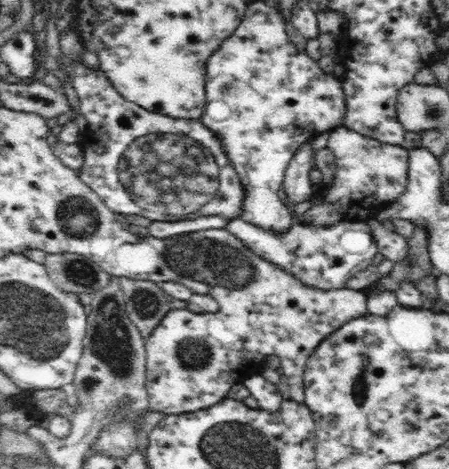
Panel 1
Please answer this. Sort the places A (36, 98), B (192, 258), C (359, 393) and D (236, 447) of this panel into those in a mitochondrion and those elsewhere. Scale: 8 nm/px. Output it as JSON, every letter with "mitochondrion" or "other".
{"A":"other","B":"mitochondrion","C":"other","D":"mitochondrion"}

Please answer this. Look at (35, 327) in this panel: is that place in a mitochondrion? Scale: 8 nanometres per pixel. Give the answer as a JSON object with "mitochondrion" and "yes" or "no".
{"mitochondrion":"yes"}

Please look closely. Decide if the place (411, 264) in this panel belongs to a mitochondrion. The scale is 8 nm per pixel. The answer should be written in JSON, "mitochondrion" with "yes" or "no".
{"mitochondrion":"yes"}

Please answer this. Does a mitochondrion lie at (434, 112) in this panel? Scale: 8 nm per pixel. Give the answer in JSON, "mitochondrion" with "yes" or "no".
{"mitochondrion":"yes"}

